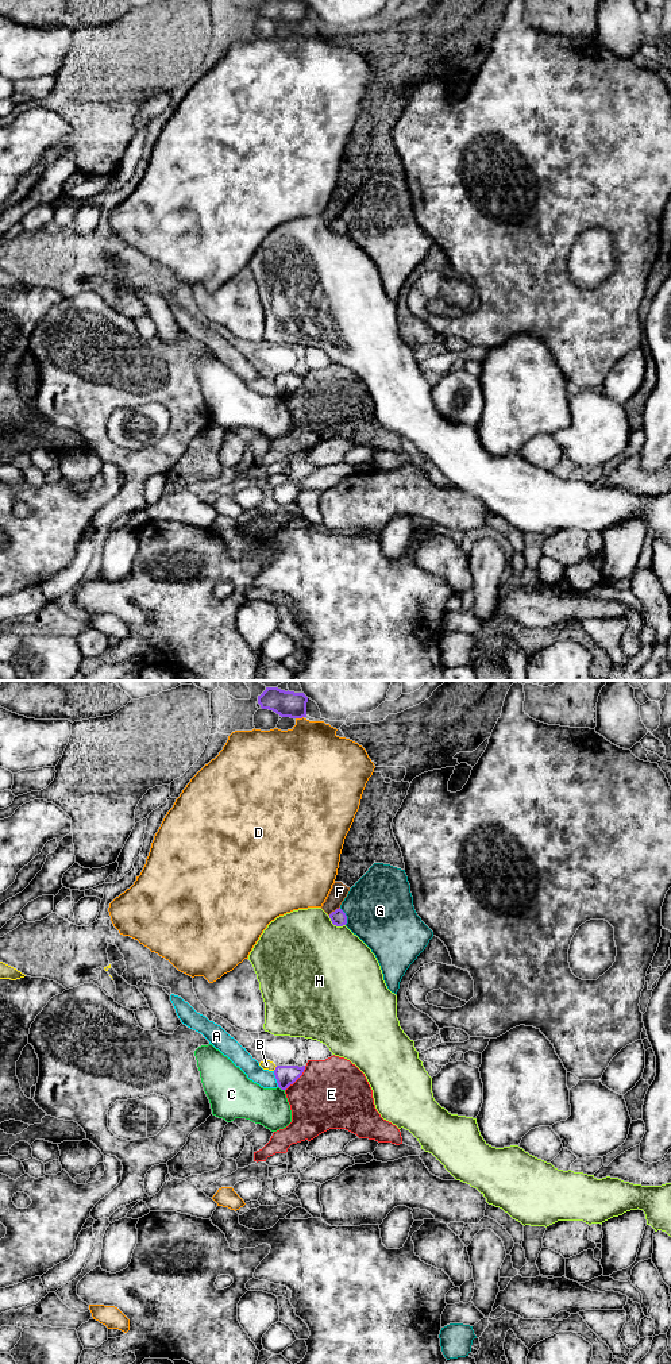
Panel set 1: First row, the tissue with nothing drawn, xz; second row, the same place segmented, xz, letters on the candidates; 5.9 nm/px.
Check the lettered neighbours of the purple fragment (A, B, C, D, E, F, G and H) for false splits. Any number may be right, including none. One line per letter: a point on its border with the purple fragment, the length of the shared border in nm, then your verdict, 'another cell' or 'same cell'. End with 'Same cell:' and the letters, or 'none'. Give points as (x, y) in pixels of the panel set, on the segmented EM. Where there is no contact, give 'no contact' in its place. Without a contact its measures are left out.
A: contact xz (277, 1079); length 100 nm; another cell
B: contact xz (276, 1068); length 40 nm; another cell
C: contact xz (281, 1089); length 50 nm; another cell
D: contact xz (299, 717); length 50 nm; another cell
E: contact xz (297, 1078); length 200 nm; another cell
F: contact xz (335, 910); length 90 nm; another cell
G: contact xz (346, 916); length 110 nm; another cell
H: contact xz (335, 924); length 120 nm; another cell
Same cell: none

